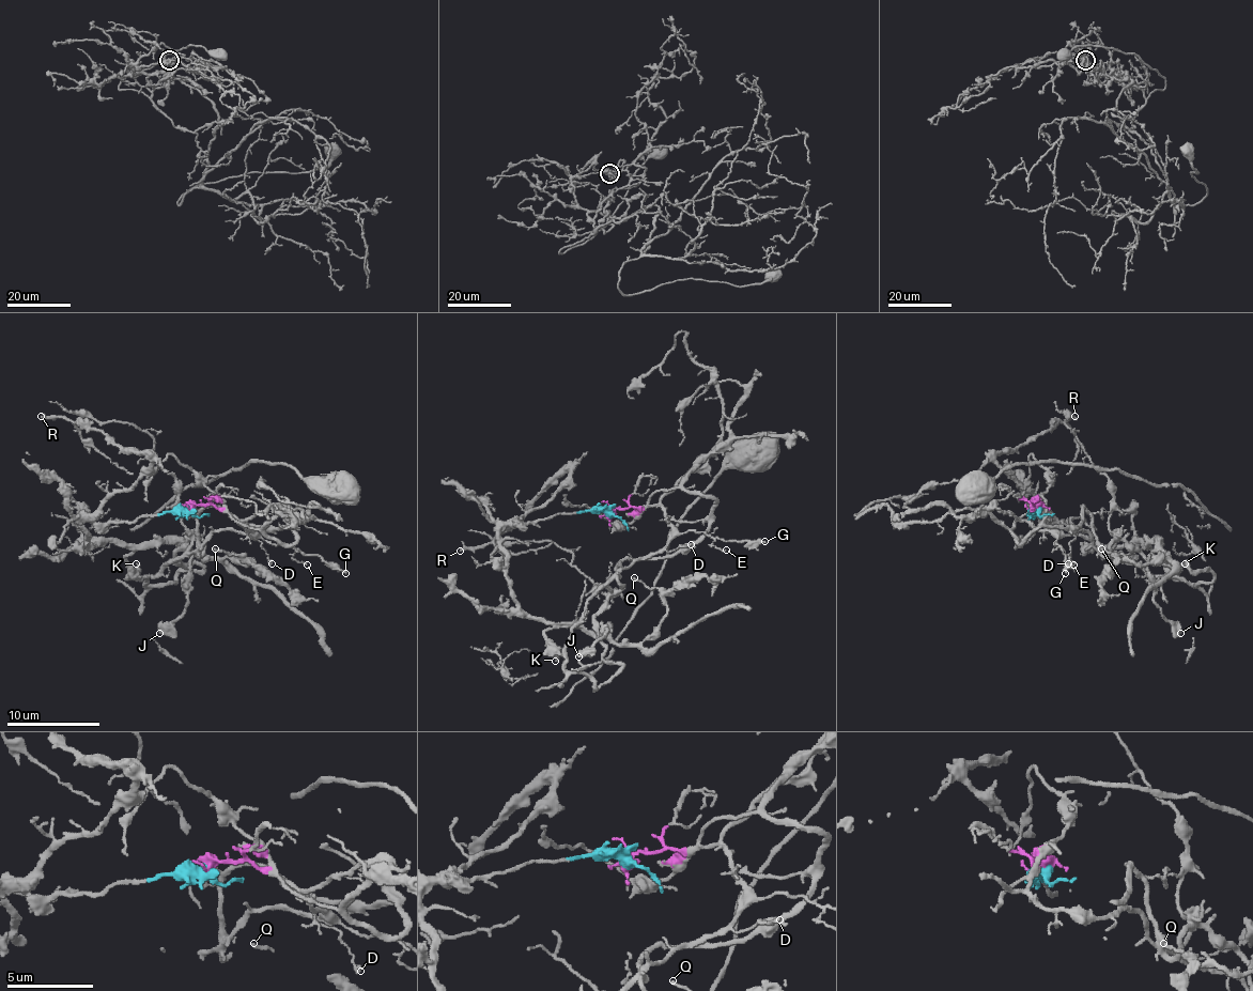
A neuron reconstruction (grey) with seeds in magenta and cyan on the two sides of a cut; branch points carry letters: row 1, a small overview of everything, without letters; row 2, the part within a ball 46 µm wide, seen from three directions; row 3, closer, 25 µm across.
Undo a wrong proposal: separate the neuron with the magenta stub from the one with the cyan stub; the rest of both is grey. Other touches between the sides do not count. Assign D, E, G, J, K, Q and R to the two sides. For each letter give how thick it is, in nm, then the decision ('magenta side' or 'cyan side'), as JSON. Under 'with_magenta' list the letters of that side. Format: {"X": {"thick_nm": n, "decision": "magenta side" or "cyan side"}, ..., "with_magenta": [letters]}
{"D": {"thick_nm": 130, "decision": "magenta side"}, "E": {"thick_nm": 140, "decision": "magenta side"}, "G": {"thick_nm": 240, "decision": "magenta side"}, "J": {"thick_nm": 550, "decision": "cyan side"}, "K": {"thick_nm": 240, "decision": "cyan side"}, "Q": {"thick_nm": 180, "decision": "cyan side"}, "R": {"thick_nm": 280, "decision": "cyan side"}, "with_magenta": ["D", "E", "G"]}

